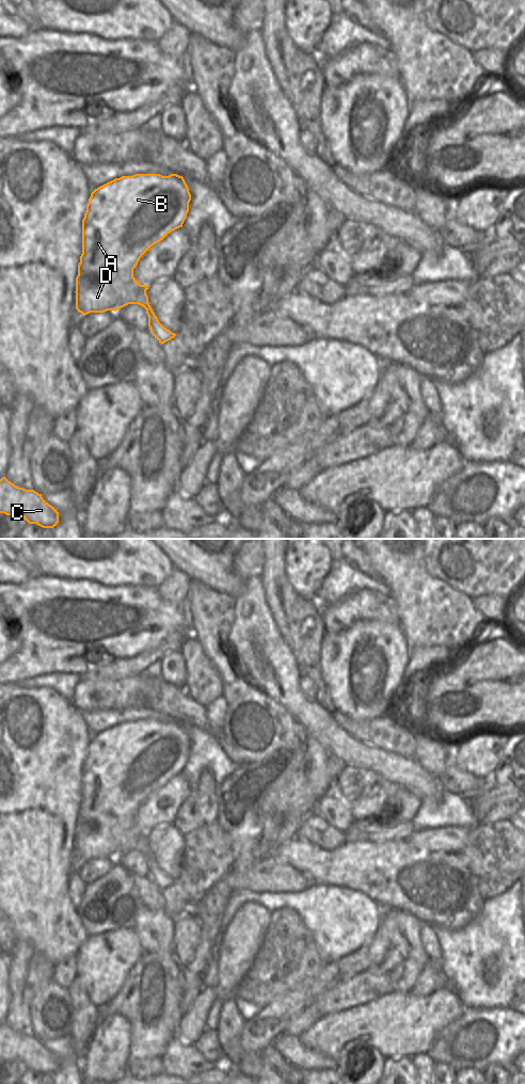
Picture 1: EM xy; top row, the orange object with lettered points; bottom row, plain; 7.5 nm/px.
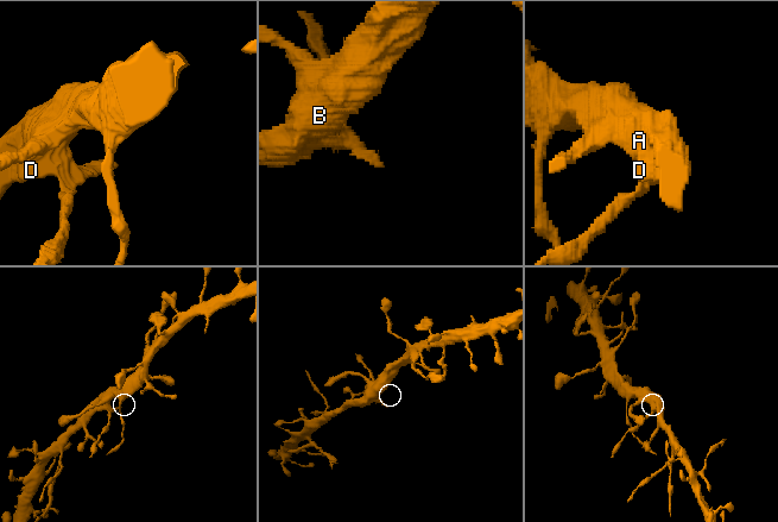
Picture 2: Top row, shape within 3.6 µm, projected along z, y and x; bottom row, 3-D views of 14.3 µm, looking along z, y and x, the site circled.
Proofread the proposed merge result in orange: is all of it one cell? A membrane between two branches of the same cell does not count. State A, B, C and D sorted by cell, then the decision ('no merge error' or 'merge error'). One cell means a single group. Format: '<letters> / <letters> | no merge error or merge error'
A B C D | no merge error

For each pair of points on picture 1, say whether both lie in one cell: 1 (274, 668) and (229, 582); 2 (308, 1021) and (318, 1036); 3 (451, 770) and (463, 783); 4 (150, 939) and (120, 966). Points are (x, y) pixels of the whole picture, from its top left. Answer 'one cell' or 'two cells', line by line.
1: two cells
2: two cells
3: one cell
4: two cells

